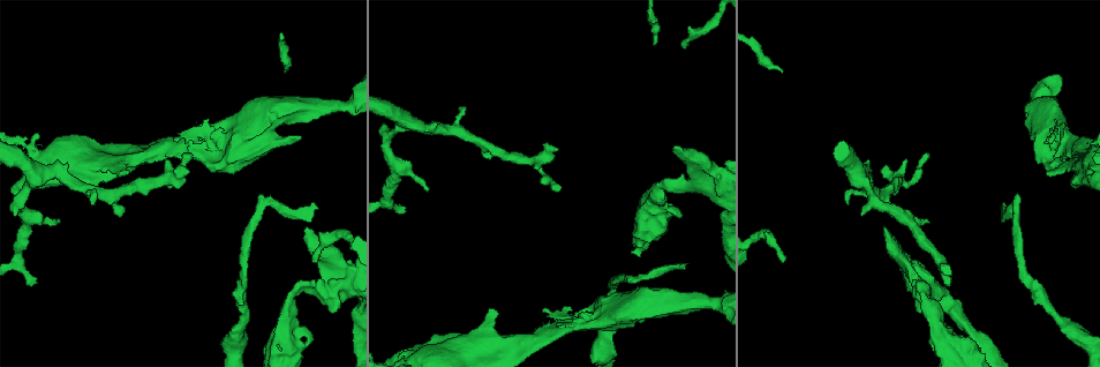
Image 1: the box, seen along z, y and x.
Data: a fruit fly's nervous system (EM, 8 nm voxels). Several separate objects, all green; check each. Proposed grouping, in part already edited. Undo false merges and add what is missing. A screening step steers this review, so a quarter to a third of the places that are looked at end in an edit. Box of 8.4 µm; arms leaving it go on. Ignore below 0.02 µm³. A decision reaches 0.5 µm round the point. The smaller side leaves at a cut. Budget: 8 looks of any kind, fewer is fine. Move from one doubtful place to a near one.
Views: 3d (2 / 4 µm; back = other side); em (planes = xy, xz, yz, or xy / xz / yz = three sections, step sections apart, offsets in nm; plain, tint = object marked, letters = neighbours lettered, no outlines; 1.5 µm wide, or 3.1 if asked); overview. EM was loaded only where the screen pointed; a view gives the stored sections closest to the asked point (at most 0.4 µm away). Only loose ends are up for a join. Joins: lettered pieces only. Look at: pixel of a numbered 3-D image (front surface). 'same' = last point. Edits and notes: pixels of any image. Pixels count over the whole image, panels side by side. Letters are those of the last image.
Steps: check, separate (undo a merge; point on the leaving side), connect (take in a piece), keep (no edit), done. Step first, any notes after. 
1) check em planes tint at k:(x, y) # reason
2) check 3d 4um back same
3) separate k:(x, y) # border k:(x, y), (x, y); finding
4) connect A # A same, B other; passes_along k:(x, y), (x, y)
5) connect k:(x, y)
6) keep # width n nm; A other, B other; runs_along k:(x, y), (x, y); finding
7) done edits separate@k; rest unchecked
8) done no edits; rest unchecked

check em planes letters at 1:(165, 159)

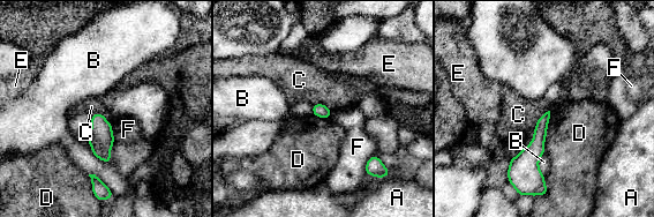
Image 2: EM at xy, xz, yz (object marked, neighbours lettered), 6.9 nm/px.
keep # longest_contact D 300 nm; A other, B other, C other, D other, E other, F other; none of them fits

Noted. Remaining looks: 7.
check 3d 4um at 1:(491, 309)

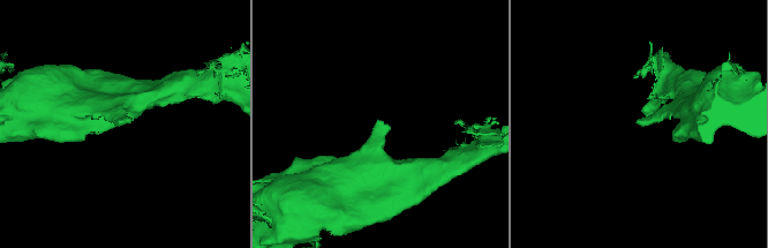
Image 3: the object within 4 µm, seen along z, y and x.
check em planes plain at 3:(377, 120) # now the EM

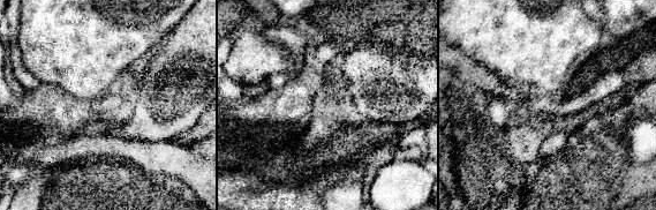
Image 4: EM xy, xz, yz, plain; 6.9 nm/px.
check em planes letters same # what lies round it

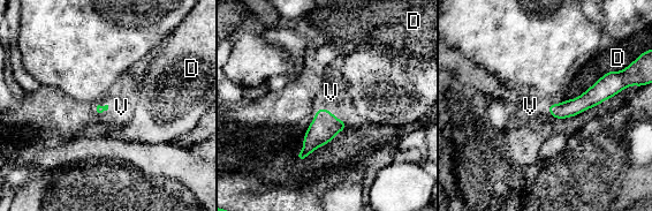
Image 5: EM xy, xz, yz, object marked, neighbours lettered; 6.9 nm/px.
connect V # longest_contact V 260 nm; D other, V same; passes_along 5:(325, 126), (327, 110), (331, 92); the neuron continues

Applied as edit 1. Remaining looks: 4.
done edits connect@5; rest unchecked

